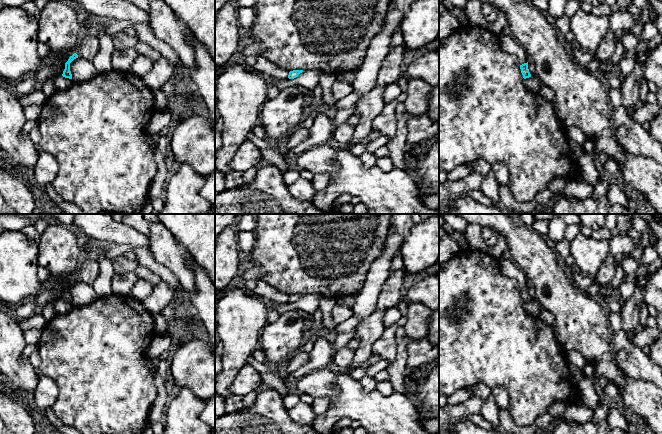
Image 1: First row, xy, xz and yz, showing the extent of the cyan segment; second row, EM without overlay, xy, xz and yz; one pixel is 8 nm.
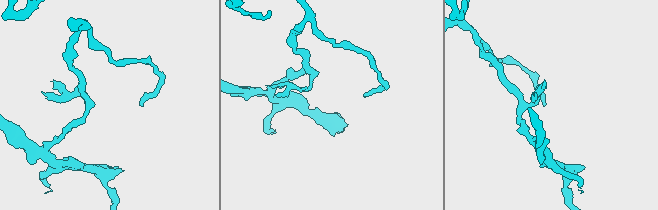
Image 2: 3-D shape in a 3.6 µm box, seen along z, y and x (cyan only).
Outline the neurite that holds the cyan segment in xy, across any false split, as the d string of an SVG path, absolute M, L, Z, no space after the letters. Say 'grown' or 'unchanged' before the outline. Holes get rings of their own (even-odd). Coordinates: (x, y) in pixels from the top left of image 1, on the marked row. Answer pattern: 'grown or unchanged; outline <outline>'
unchanged; outline M74 53L72 56L69 57L68 61L65 63L65 69L62 74L63 77L72 79L72 74L70 71L70 63L76 58L78 58L78 55L76 53Z

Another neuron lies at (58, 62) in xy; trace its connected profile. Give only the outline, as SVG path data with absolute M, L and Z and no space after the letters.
M51 55L48 61L46 62L50 66L60 70L65 63L68 61L69 56L53 56Z

